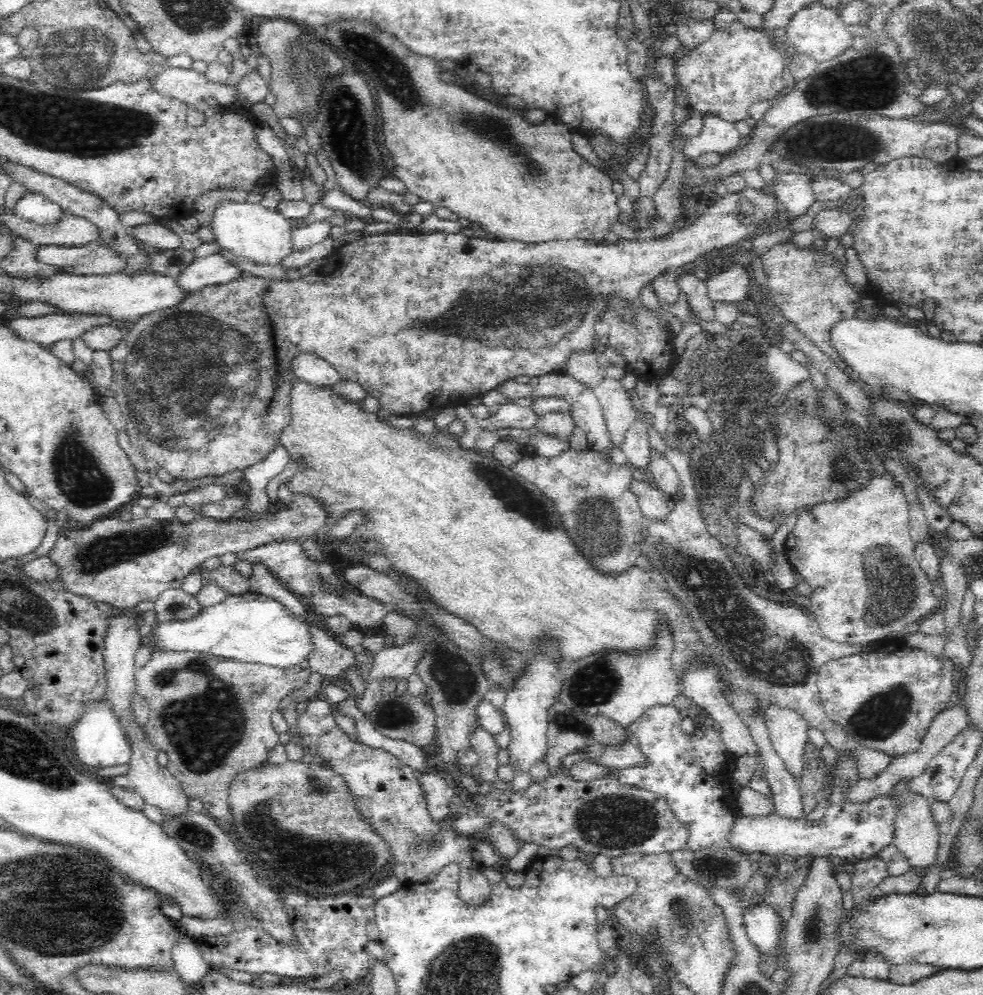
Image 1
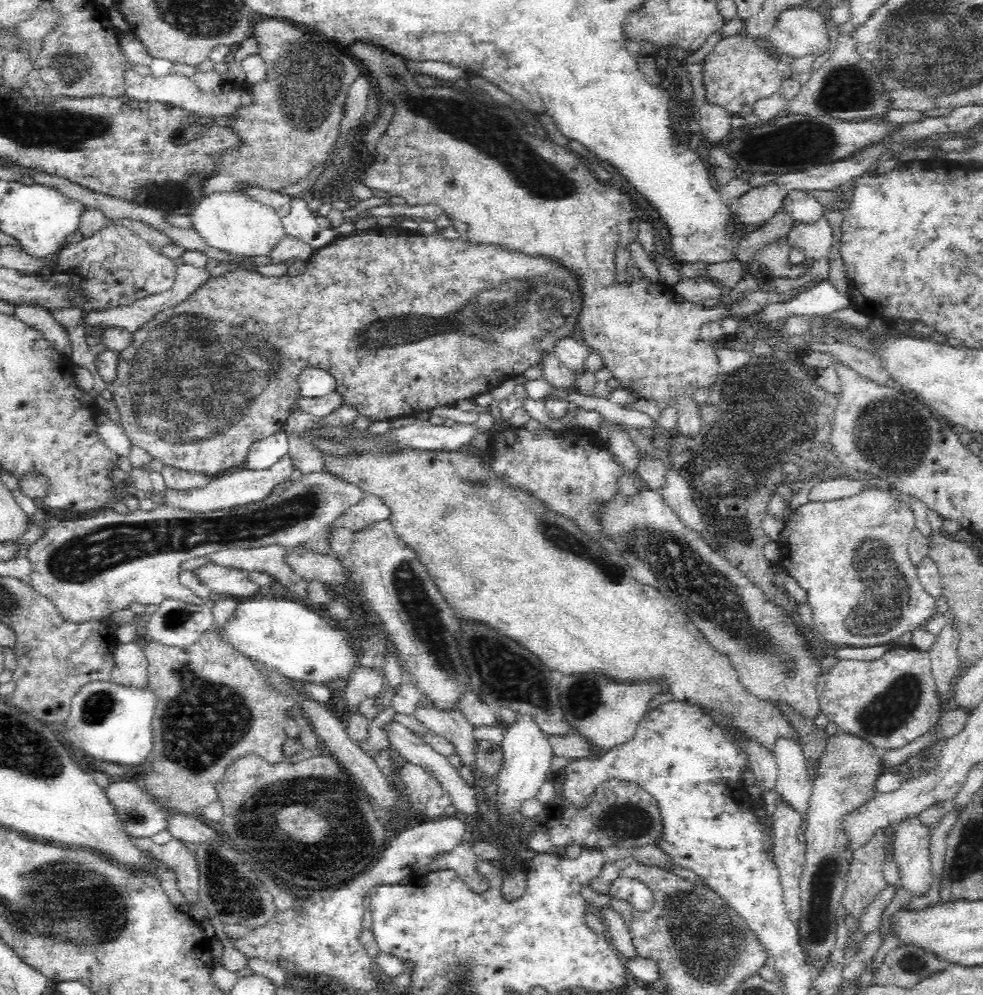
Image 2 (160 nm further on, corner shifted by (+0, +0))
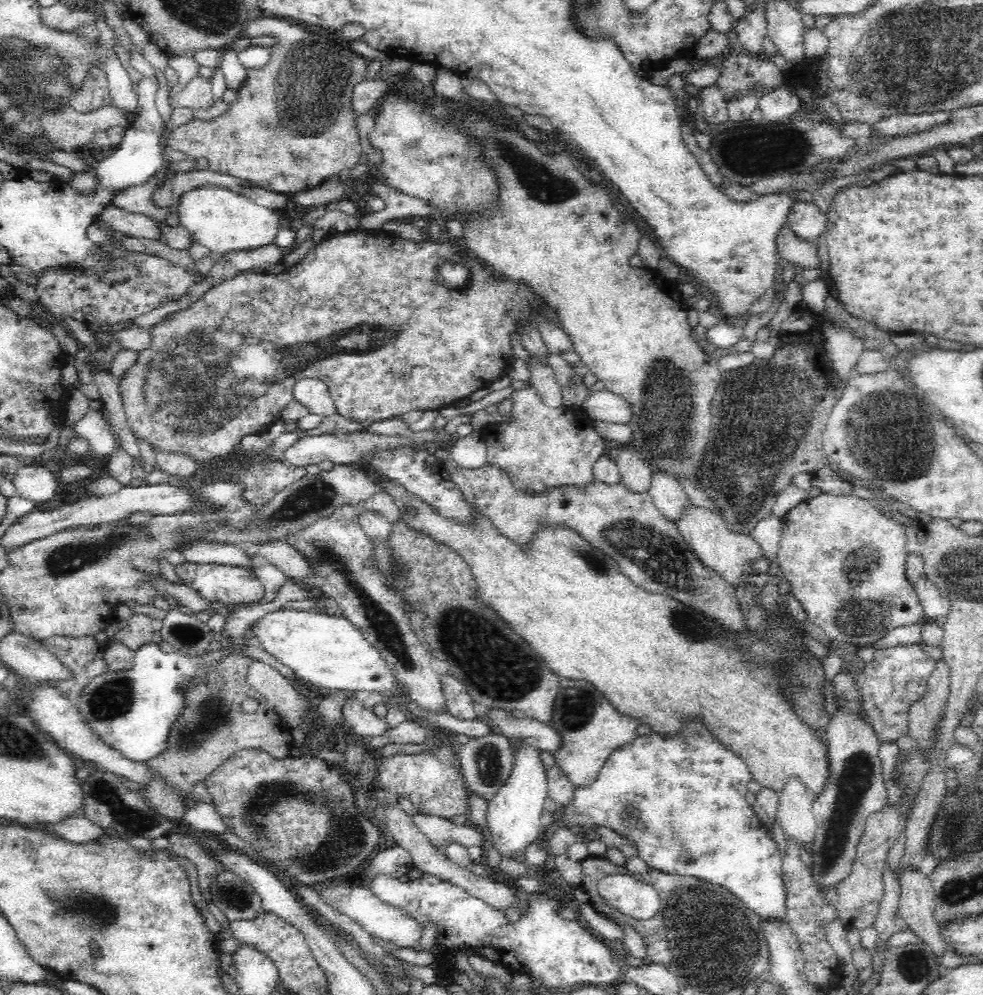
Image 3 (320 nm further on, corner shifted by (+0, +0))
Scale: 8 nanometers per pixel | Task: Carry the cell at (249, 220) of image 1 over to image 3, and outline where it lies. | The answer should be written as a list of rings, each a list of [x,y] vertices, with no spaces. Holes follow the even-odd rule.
[[[207,185],[182,194],[180,199],[181,202],[174,207],[173,224],[180,228],[185,227],[192,234],[192,238],[211,250],[214,261],[228,252],[256,250],[274,243],[279,232],[280,220],[274,210],[226,188]]]

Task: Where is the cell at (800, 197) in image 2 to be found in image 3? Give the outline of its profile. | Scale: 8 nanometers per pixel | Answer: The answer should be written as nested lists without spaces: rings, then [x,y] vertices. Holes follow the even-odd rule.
[[[809,198],[794,203],[787,218],[790,230],[804,240],[814,241],[827,228],[827,215],[820,212]]]

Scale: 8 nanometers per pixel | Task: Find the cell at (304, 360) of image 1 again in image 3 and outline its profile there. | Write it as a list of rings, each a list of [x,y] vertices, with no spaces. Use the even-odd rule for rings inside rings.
[[[301,378],[294,386],[294,399],[310,408],[310,413],[329,417],[336,414],[328,385],[319,378]]]

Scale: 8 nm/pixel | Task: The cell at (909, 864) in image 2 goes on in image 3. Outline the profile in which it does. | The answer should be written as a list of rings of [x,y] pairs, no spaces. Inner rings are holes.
[[[902,863],[899,915],[921,942],[928,944],[936,960],[948,949],[939,935],[940,923],[934,919],[934,887],[926,874],[912,863]]]

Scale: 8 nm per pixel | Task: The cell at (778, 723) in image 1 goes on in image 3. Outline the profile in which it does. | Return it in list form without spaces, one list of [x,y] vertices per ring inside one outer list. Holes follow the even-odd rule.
[[[788,776],[783,782],[777,802],[777,814],[784,836],[796,837],[802,844],[811,842],[815,831],[812,801],[814,793],[798,776]]]

